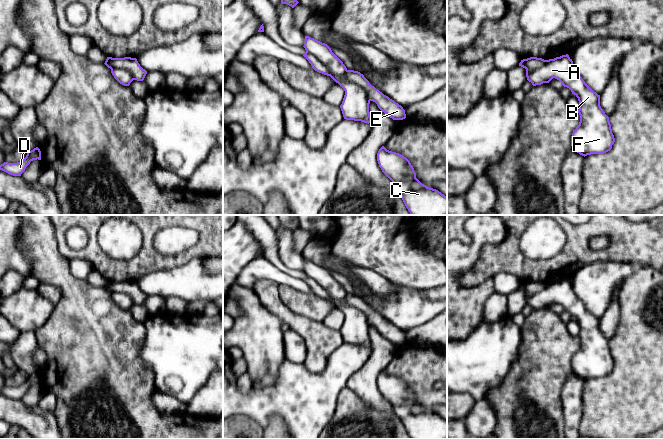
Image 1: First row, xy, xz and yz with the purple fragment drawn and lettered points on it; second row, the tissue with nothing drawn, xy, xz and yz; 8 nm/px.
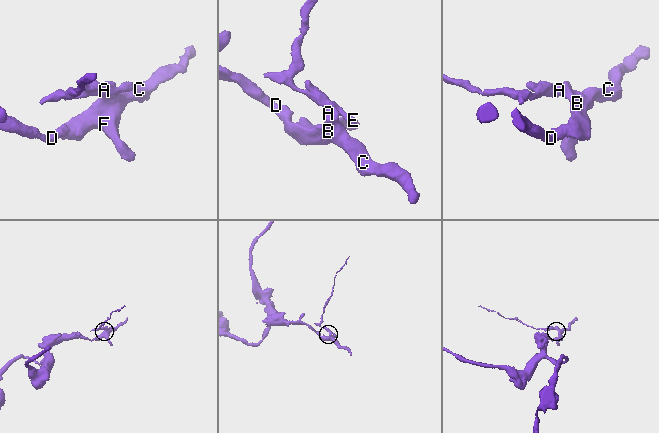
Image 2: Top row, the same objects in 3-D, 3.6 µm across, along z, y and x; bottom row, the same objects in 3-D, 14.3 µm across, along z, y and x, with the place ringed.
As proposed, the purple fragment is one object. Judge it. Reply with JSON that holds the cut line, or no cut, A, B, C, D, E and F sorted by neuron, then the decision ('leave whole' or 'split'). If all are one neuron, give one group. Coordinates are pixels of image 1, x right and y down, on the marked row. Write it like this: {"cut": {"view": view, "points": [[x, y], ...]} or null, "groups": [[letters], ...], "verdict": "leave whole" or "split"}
{"cut": {"view": "xz", "points": [[346, 70], [345, 77], [358, 84], [370, 100]]}, "groups": [["A", "B", "C", "D", "F"], ["E"]], "verdict": "split"}

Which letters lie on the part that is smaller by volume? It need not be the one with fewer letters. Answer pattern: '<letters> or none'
E

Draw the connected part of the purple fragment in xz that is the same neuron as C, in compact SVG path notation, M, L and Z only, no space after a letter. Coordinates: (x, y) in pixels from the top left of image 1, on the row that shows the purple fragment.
M382 146L377 161L411 215L447 215L447 196L422 184L406 157Z

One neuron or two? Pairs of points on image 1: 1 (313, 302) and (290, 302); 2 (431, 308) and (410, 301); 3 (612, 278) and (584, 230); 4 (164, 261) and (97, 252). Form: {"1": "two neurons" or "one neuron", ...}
{"1": "one neuron", "2": "one neuron", "3": "two neurons", "4": "one neuron"}

